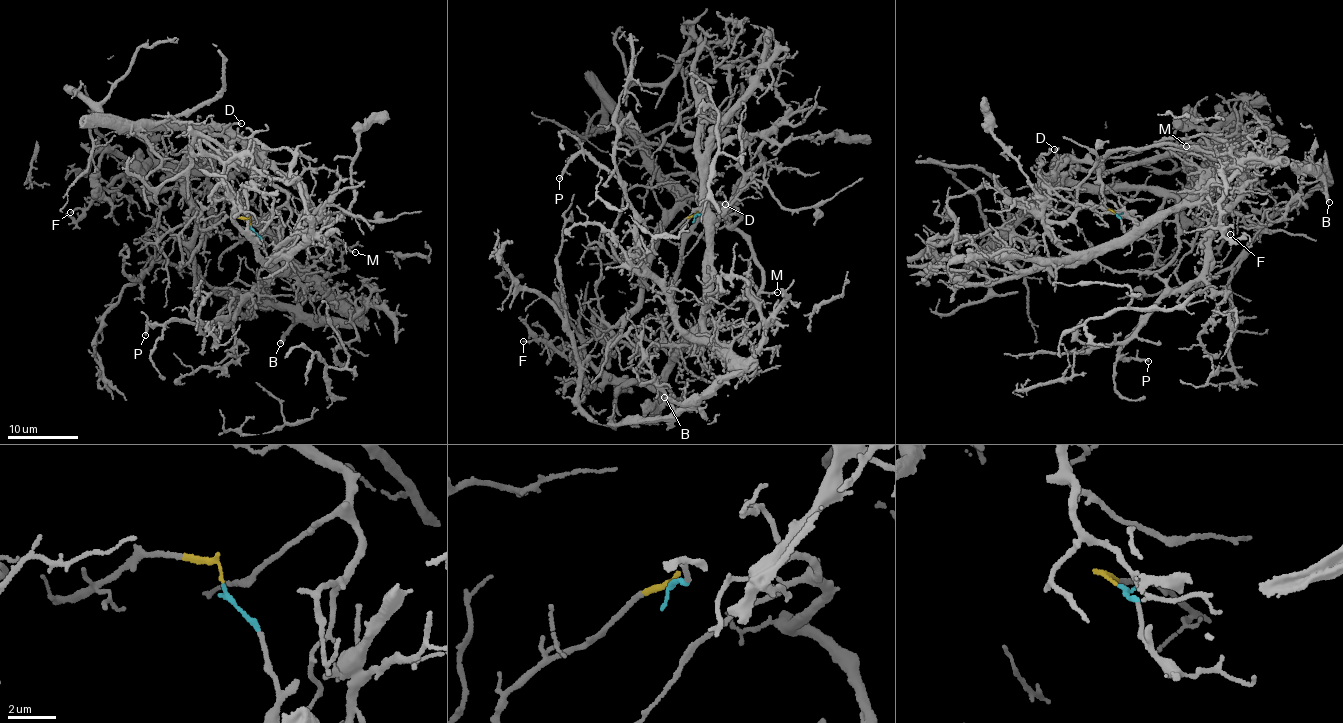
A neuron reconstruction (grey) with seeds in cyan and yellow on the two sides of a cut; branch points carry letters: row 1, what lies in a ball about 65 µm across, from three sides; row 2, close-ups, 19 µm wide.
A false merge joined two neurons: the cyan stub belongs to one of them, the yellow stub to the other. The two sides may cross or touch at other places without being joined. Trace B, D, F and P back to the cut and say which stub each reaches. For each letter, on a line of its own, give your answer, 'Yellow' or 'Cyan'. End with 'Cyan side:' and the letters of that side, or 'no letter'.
B: Cyan
D: Yellow
F: Cyan
P: Cyan
Cyan side: B, F, P

